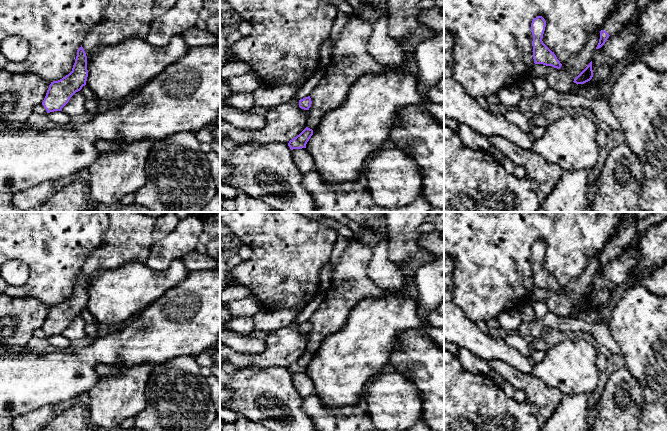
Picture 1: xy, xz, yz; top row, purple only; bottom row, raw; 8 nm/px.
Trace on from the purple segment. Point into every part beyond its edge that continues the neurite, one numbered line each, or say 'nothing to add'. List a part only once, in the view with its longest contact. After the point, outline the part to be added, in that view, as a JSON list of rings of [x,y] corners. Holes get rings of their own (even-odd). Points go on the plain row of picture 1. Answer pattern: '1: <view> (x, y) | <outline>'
1: yz (622, 237) | [[[624,212],[623,218],[612,235],[609,242],[603,249],[604,255],[610,260],[618,258],[624,249],[629,246],[635,236],[637,229],[637,219],[632,212]]]

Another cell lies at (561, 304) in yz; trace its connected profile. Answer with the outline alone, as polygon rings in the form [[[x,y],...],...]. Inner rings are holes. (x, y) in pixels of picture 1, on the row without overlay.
[[[593,256],[584,271],[578,278],[572,279],[560,293],[548,290],[548,296],[544,300],[548,312],[561,317],[570,315],[574,303],[589,289],[592,280],[599,267],[600,256]]]

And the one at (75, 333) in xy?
[[[81,315],[76,316],[69,324],[69,326],[62,332],[65,337],[74,345],[78,345],[86,340],[85,321]]]

